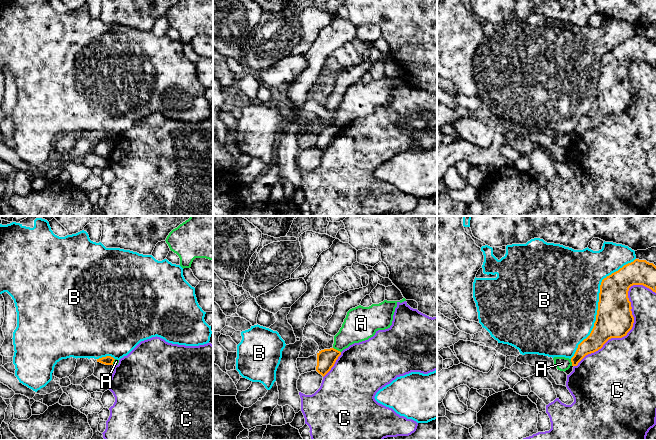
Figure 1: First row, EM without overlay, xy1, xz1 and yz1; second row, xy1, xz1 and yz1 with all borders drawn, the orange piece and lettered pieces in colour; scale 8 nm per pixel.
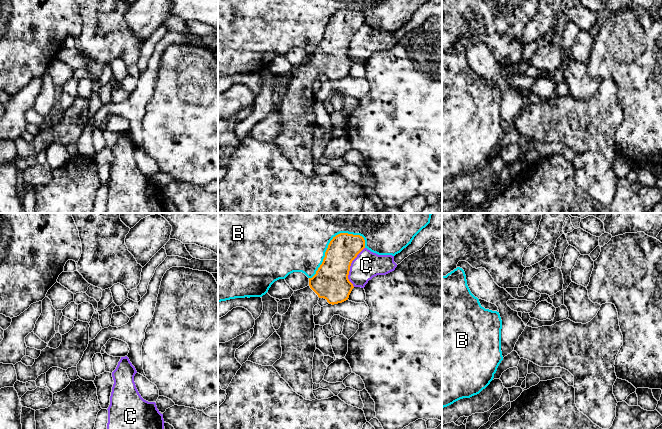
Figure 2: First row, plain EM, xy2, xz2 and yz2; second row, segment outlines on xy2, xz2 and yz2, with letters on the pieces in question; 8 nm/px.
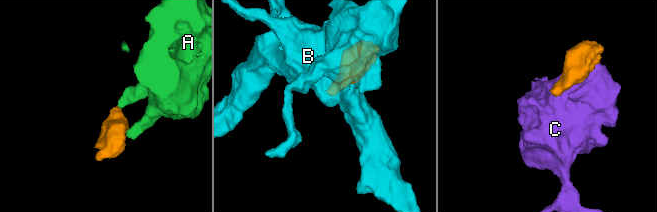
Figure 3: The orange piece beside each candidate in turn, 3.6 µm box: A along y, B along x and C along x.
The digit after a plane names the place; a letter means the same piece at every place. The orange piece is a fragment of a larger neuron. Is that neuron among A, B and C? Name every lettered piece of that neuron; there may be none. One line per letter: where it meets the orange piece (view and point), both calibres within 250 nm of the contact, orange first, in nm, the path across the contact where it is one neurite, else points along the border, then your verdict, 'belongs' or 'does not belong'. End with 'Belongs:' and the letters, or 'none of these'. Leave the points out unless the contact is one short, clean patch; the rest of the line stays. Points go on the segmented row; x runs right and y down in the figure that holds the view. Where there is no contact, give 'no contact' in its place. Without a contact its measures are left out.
A: contact xz1 (337, 350); calibres 150 and 240 nm; border xz1 (333, 347), (340, 352); does not belong
B: contact yz1 (598, 303); calibres 300 and 500 nm; does not belong
C: contact yz1 (632, 324); calibres 300 and 360 nm; does not belong
Belongs: none of these

